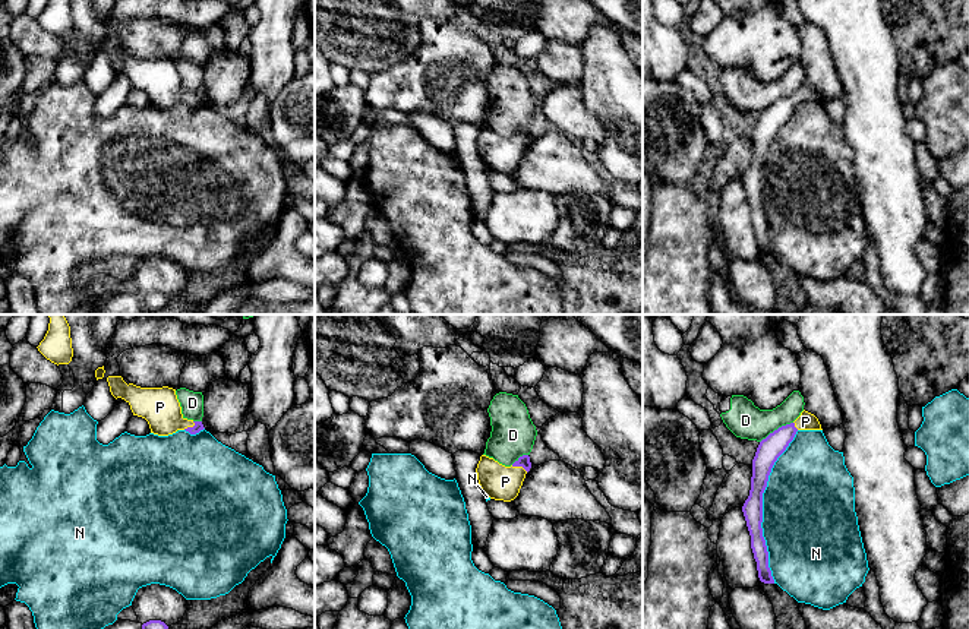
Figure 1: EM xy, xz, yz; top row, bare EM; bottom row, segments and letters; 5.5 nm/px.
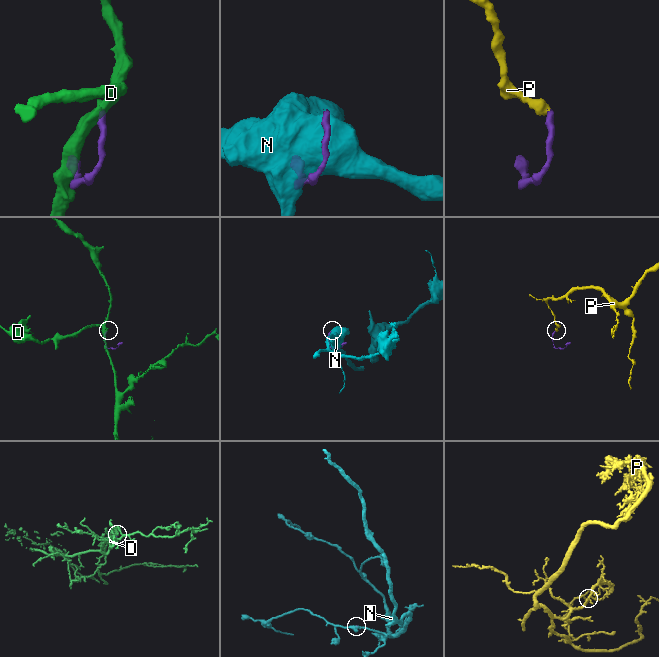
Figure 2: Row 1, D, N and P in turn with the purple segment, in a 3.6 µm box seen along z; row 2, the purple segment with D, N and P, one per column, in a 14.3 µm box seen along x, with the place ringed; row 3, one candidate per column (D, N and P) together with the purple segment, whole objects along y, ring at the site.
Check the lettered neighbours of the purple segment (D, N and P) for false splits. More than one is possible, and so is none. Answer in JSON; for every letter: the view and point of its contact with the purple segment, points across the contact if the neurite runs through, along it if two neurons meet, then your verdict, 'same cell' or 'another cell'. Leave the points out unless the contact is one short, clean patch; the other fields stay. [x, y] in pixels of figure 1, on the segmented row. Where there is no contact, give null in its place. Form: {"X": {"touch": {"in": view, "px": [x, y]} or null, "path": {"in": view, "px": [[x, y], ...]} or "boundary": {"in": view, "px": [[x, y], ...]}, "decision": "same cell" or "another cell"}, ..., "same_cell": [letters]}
{"D": {"touch": {"in": "yz", "px": [777, 429]}, "boundary": {"in": "yz", "px": [[792, 422], [779, 426], [760, 442]]}, "decision": "another cell"}, "N": {"touch": {"in": "yz", "px": [761, 506]}, "decision": "another cell"}, "P": {"touch": {"in": "xz", "px": [520, 465]}, "path": {"in": "xz", "px": [[523, 461], [520, 465], [504, 481], [498, 481]]}, "decision": "same cell"}, "same_cell": ["P"]}

